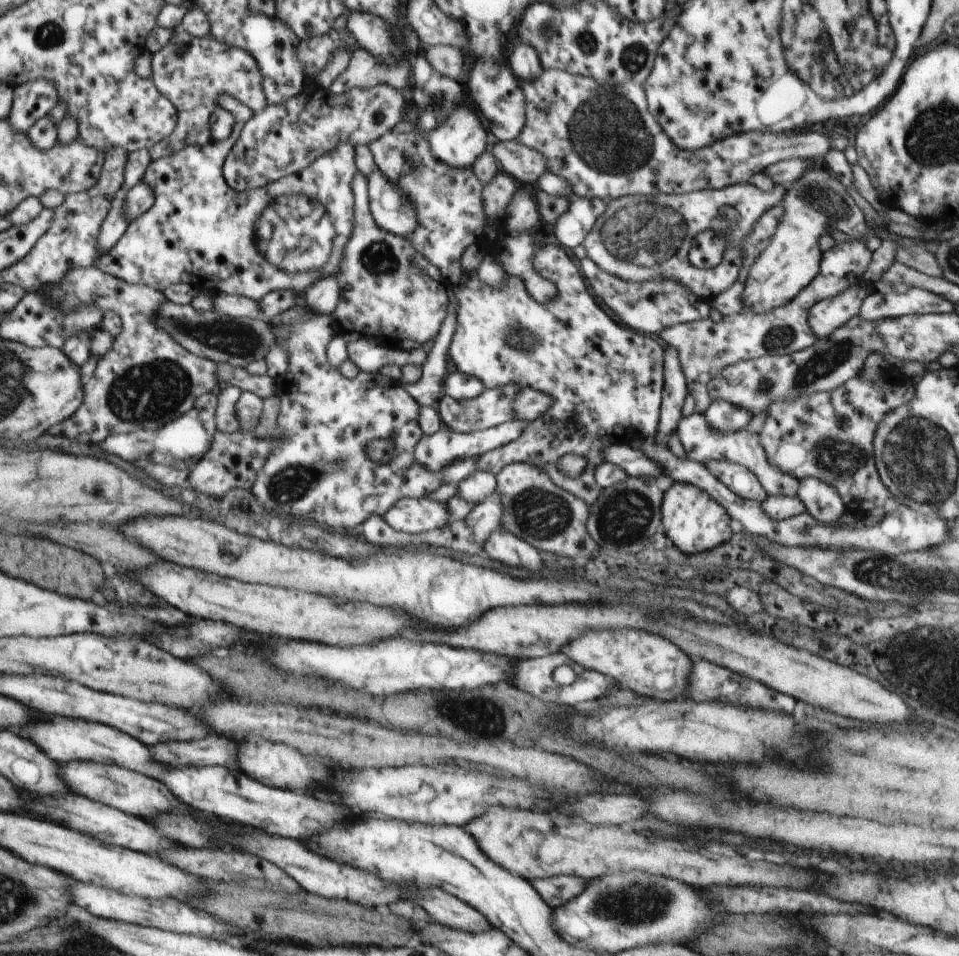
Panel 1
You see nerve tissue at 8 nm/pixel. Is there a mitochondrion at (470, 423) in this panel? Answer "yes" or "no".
no

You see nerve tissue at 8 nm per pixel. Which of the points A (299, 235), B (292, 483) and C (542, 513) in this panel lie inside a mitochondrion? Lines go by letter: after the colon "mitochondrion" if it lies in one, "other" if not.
A: mitochondrion
B: mitochondrion
C: mitochondrion

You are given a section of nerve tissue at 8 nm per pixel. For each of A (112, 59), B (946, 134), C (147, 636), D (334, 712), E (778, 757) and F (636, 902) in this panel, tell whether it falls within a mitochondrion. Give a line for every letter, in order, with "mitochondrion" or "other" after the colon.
A: other
B: mitochondrion
C: other
D: other
E: other
F: mitochondrion

